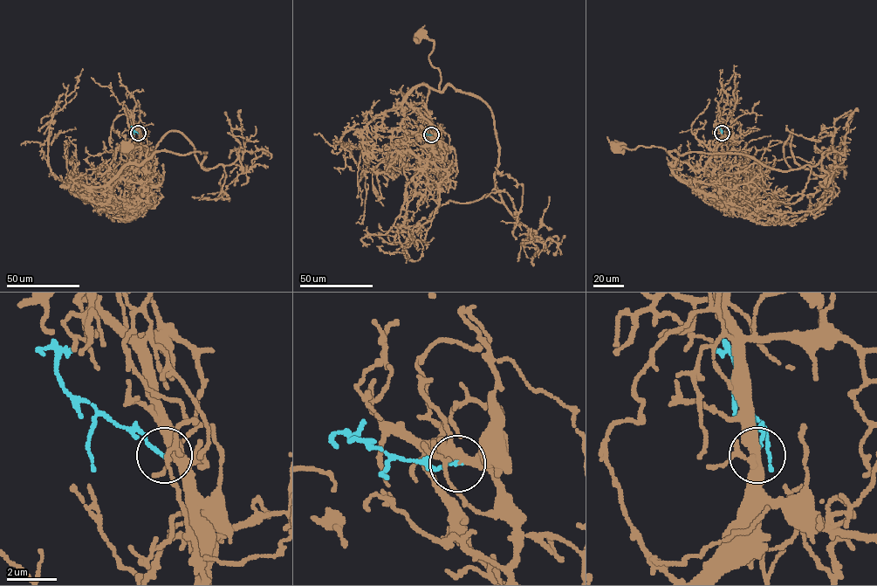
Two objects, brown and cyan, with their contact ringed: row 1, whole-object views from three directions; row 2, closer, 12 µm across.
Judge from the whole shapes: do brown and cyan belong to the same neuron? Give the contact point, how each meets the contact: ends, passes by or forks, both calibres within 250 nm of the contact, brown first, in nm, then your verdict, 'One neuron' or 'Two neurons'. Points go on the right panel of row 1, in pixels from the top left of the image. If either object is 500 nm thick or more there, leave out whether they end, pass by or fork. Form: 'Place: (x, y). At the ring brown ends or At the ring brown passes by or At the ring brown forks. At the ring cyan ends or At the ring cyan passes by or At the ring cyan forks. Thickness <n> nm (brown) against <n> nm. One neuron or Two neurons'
Place: (722, 133). At the ring brown forks. At the ring cyan ends. Thickness 360 nm (brown) against 140 nm. One neuron

